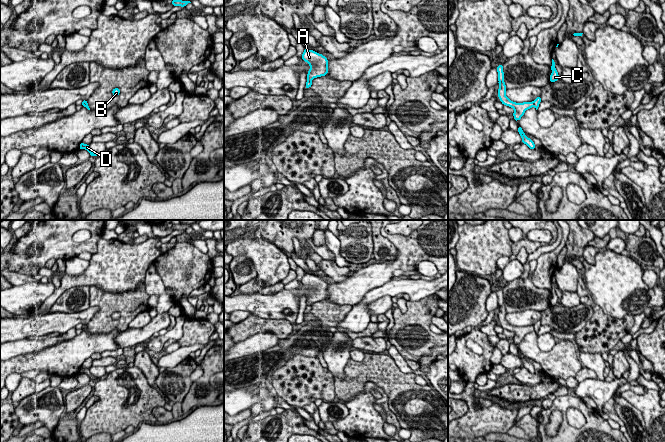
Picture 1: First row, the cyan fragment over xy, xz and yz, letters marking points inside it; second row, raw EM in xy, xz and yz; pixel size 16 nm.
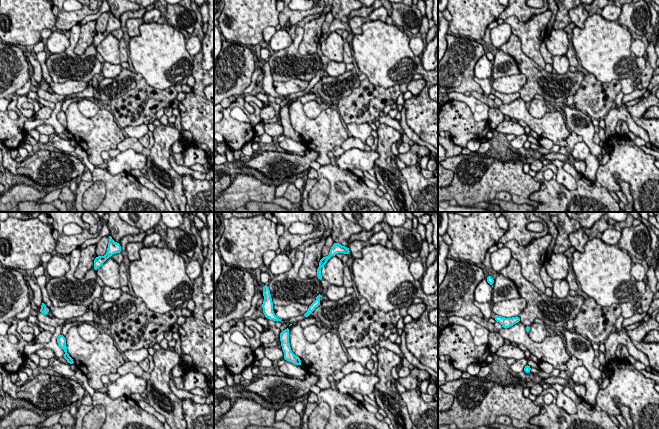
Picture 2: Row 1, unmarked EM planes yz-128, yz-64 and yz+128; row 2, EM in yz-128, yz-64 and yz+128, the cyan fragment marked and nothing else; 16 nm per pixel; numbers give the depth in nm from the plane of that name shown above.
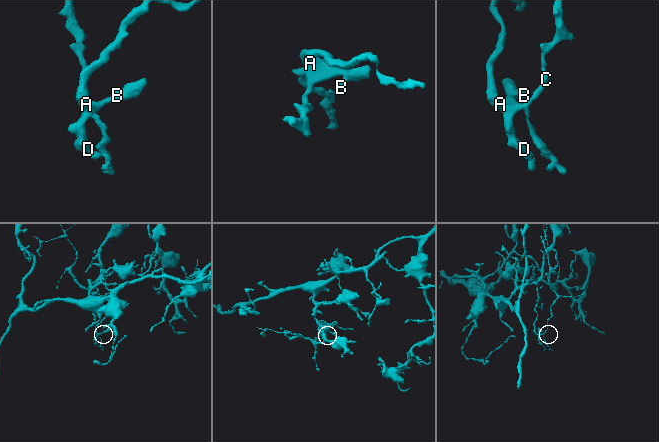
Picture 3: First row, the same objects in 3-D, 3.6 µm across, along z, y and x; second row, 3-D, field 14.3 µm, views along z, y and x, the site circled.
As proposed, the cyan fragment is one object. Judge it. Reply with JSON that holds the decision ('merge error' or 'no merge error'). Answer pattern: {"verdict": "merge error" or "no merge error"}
{"verdict": "merge error"}

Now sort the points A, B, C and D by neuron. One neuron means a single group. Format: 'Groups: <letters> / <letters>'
Groups: A B D / C

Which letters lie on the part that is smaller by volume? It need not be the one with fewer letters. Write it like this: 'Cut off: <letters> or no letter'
Cut off: C

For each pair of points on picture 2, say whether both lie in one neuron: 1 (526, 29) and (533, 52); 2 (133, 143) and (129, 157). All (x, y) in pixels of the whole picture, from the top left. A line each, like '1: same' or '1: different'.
1: same
2: different

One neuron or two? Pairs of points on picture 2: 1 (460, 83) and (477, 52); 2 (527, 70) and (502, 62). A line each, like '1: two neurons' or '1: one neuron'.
1: one neuron
2: two neurons

